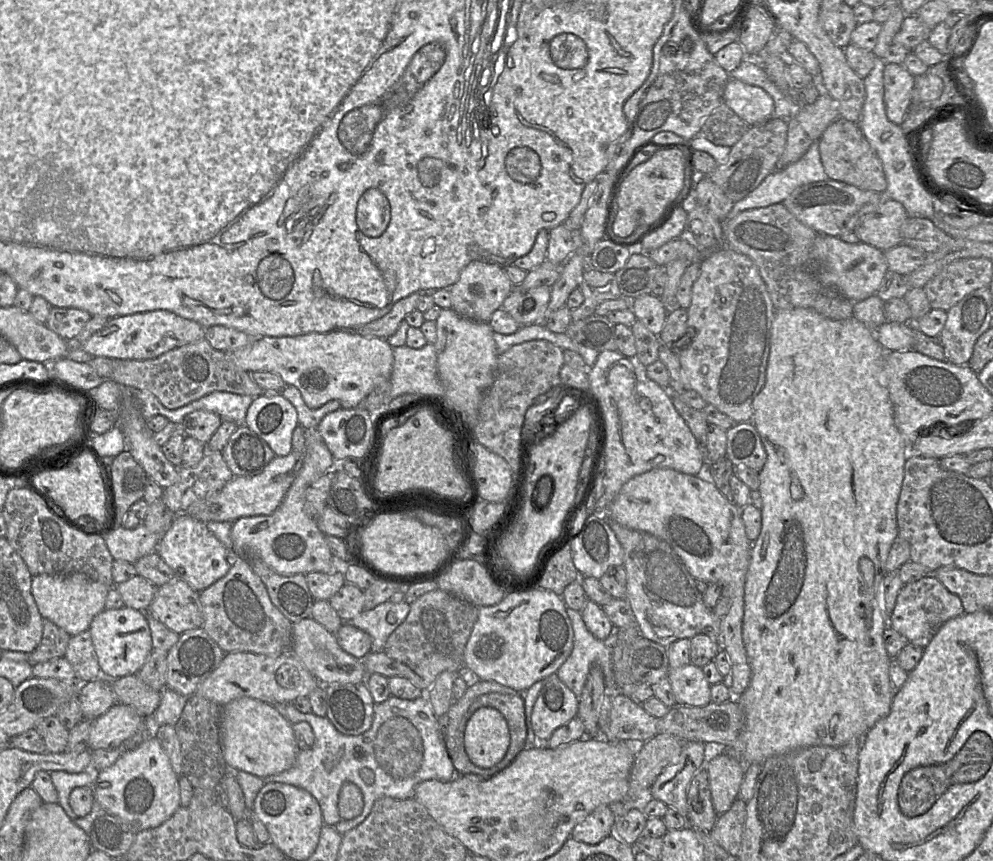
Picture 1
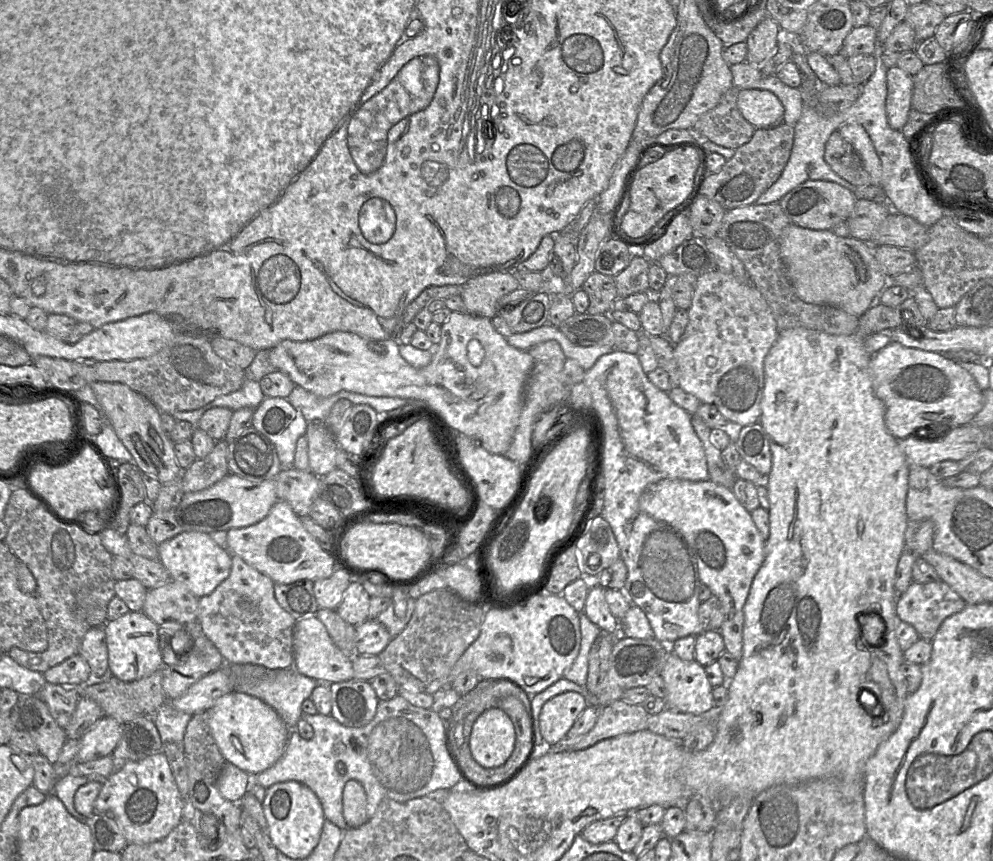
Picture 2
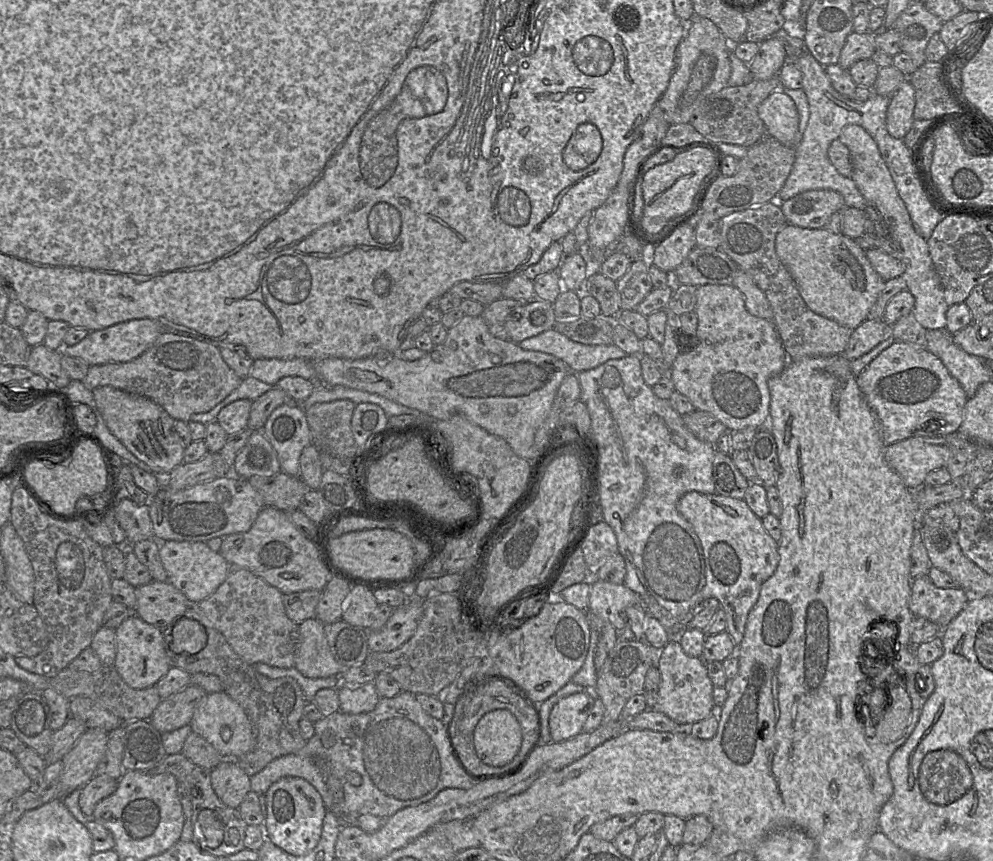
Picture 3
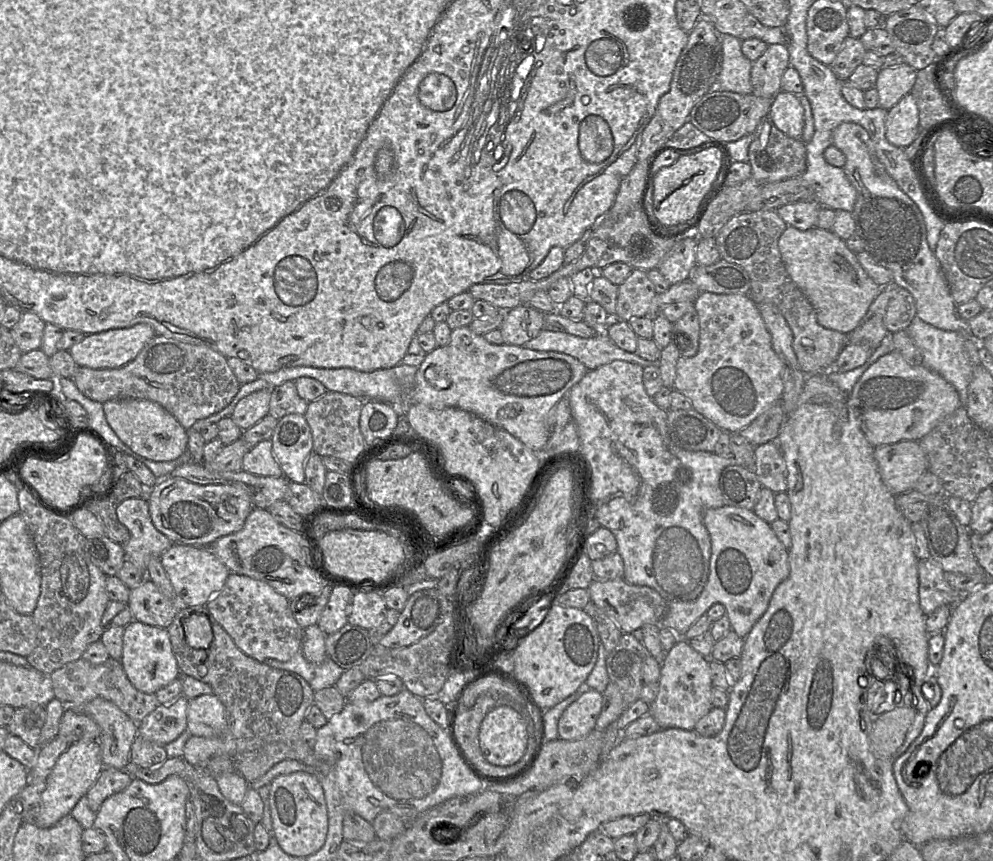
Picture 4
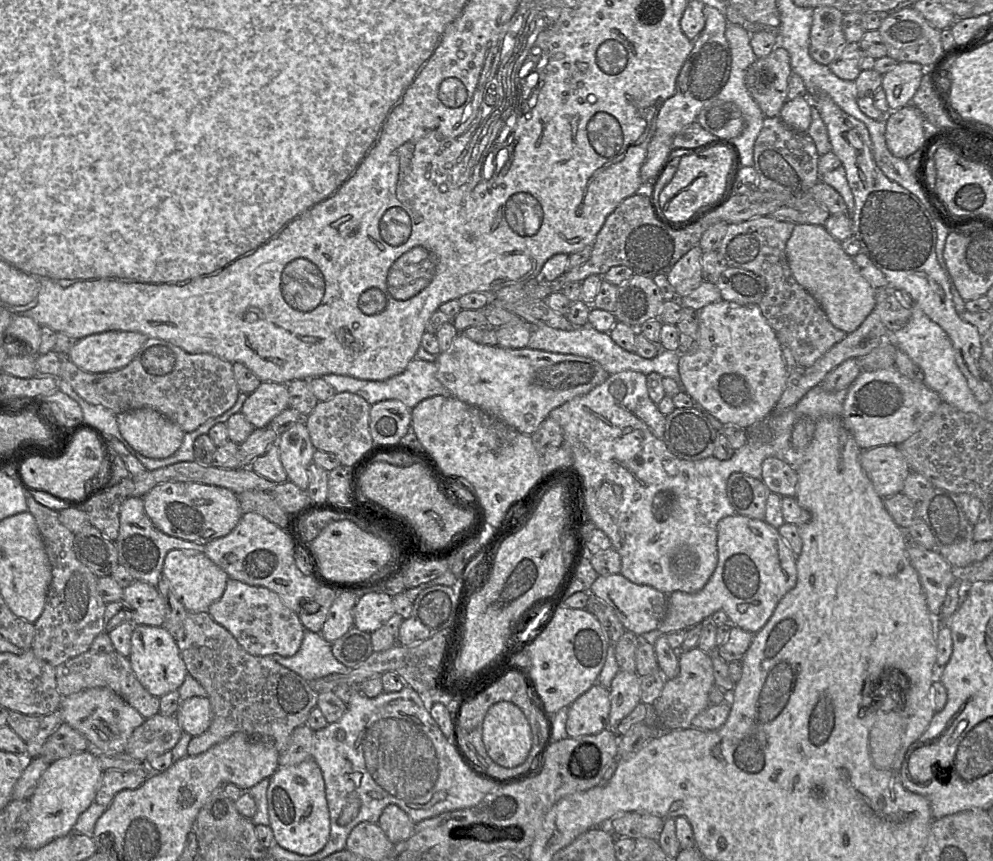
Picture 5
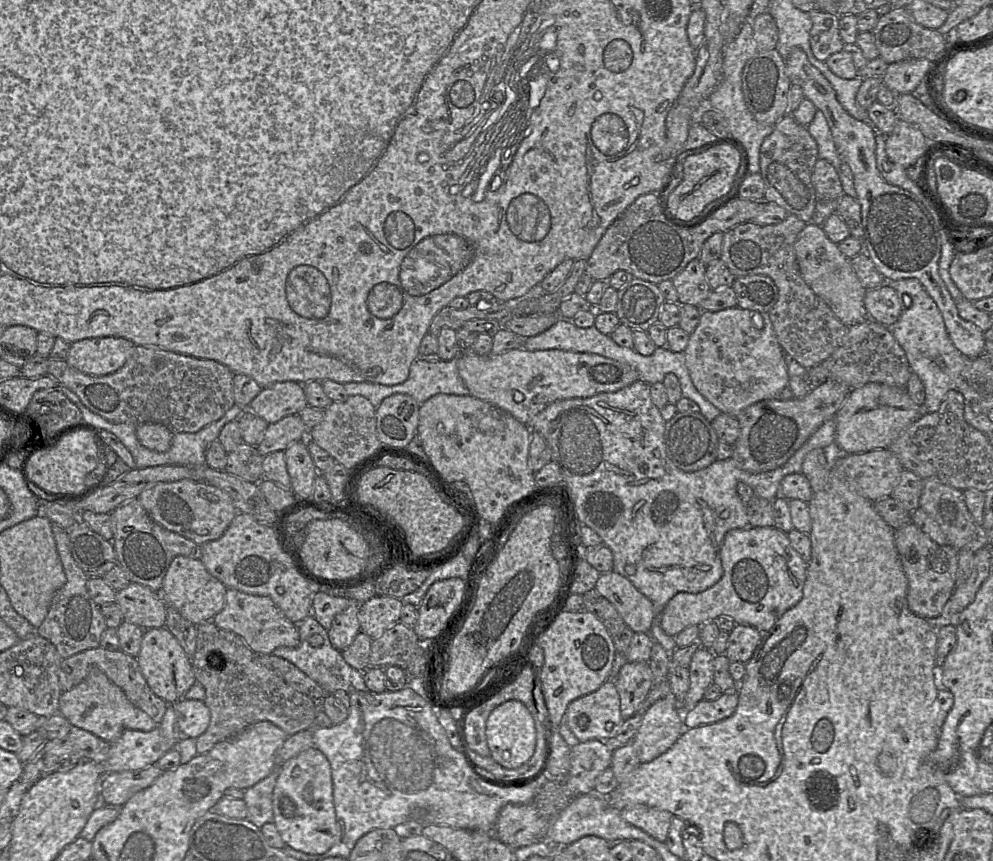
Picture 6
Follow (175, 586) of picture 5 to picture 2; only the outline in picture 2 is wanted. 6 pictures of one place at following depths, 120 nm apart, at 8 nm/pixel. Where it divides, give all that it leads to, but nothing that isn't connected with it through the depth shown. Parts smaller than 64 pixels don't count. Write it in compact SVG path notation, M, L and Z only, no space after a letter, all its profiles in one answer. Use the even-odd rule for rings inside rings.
M182 532L158 545L159 560L170 574L170 580L184 584L194 596L201 598L210 595L230 574L232 554L218 546L204 532Z

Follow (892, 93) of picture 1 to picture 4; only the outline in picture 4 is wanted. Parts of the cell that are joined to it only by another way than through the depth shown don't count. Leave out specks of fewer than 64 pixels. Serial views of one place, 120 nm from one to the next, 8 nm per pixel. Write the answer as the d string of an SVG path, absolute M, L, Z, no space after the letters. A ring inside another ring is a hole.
M908 93L888 110L886 139L894 146L905 148L916 139L918 132L918 107L911 93Z

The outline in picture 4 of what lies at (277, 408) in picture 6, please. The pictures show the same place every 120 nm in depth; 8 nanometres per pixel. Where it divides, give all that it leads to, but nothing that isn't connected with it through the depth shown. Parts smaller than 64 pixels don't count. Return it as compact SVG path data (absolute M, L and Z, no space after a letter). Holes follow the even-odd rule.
M265 388L242 398L235 406L231 419L245 431L269 414L271 388Z

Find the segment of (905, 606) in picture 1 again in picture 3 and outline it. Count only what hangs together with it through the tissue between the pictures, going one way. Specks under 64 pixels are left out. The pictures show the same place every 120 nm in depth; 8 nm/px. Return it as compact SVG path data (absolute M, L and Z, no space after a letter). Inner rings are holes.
M927 575L912 580L909 609L915 618L924 618L944 629L966 606L968 594L959 588L938 588Z

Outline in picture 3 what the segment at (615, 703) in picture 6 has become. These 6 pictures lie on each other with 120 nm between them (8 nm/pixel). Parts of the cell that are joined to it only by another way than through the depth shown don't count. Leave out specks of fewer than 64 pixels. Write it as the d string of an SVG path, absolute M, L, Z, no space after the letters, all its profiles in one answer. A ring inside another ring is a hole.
M574 693L561 698L549 715L552 742L566 741L581 732L595 698L589 693Z

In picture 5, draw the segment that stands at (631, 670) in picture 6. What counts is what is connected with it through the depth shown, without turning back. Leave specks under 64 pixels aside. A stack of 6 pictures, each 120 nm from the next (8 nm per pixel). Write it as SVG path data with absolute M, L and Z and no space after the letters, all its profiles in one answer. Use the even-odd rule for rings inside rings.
M619 670L610 689L609 727L616 728L638 703L641 702L640 676L636 672Z

